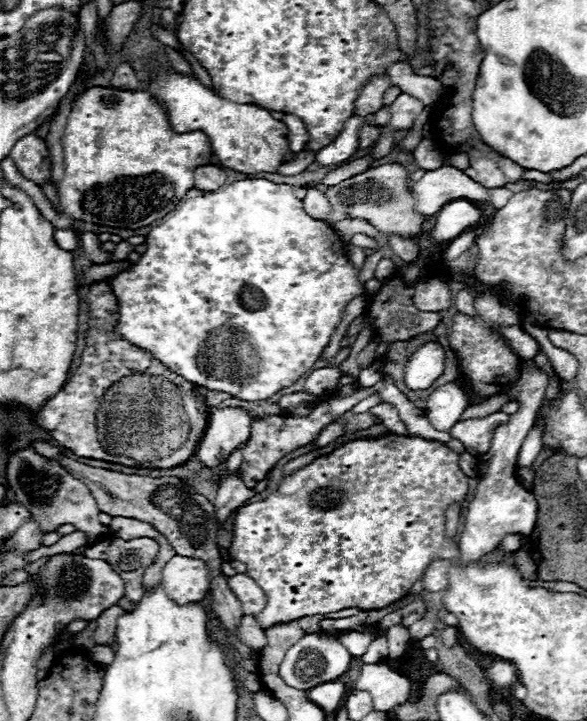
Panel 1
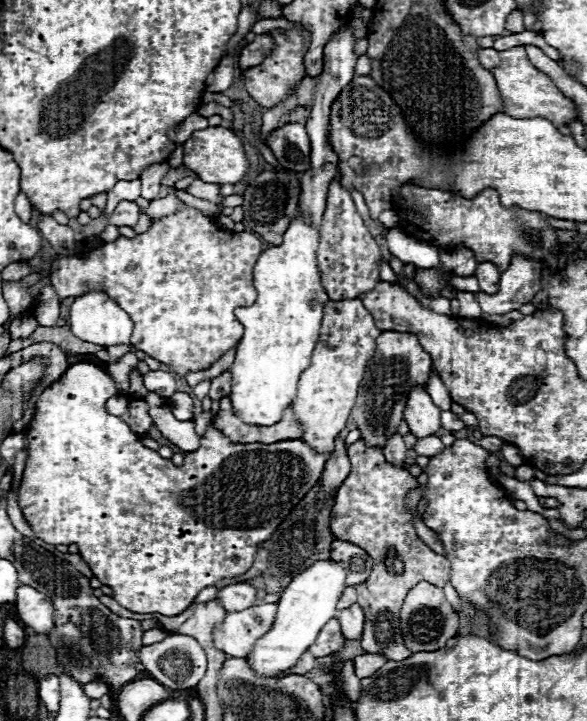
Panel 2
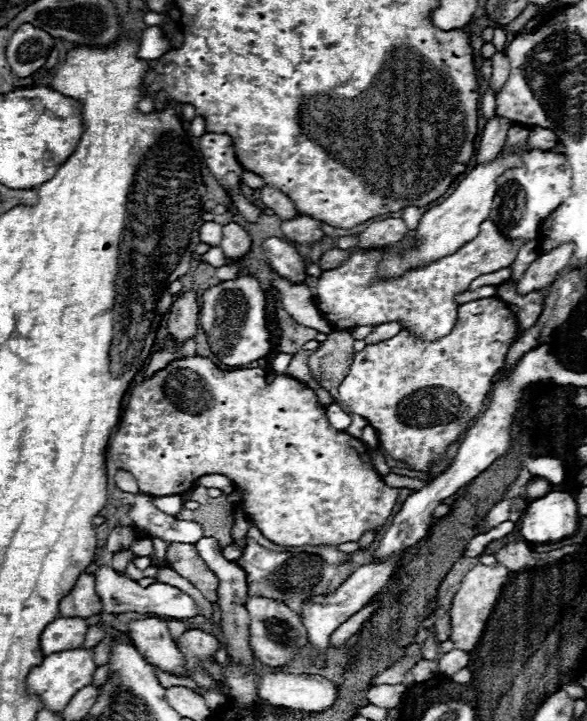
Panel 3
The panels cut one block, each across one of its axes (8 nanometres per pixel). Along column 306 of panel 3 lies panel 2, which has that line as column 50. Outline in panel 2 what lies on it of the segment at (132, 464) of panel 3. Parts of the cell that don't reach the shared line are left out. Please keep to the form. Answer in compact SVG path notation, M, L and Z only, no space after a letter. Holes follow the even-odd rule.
M88 362L72 364L70 370L66 370L66 374L62 374L62 378L58 382L54 382L54 386L50 386L42 392L34 420L28 426L28 460L26 460L20 488L18 488L18 504L24 512L24 518L28 520L28 524L32 526L32 530L36 532L38 538L42 538L44 542L48 542L52 546L76 544L80 550L80 556L90 566L94 576L102 584L106 584L114 590L114 600L120 606L124 606L136 614L154 614L156 612L156 614L164 614L164 616L178 616L194 602L198 592L204 590L206 586L214 586L218 580L224 580L224 578L242 576L244 572L250 570L252 562L256 560L258 544L272 538L272 534L282 524L282 520L290 514L290 510L320 480L328 456L322 452L316 452L302 440L282 440L282 442L274 442L274 444L262 444L262 442L232 444L226 434L222 434L218 428L214 428L214 424L210 424L206 434L200 438L200 448L196 452L186 452L184 464L178 468L168 458L162 458L158 452L146 448L142 444L140 436L136 432L132 432L124 420L106 412L104 400L108 400L110 396L116 396L116 394L118 394L118 390L114 386L114 380L102 368L88 364Z

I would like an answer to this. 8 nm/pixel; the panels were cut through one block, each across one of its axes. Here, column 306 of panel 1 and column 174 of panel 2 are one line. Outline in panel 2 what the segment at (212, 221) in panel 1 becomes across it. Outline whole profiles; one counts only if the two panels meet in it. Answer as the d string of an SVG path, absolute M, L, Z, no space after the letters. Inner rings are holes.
M182 206L176 214L152 220L148 232L136 238L118 238L98 250L92 250L86 260L76 256L58 256L54 260L56 270L50 274L50 282L60 298L84 294L84 290L106 290L122 310L126 310L134 322L132 344L144 350L148 356L172 366L174 374L186 376L190 370L206 370L210 362L216 362L240 342L244 328L236 320L234 310L238 306L252 306L256 302L256 290L252 284L252 270L262 254L262 240L250 232L226 232L214 218L202 212Z

